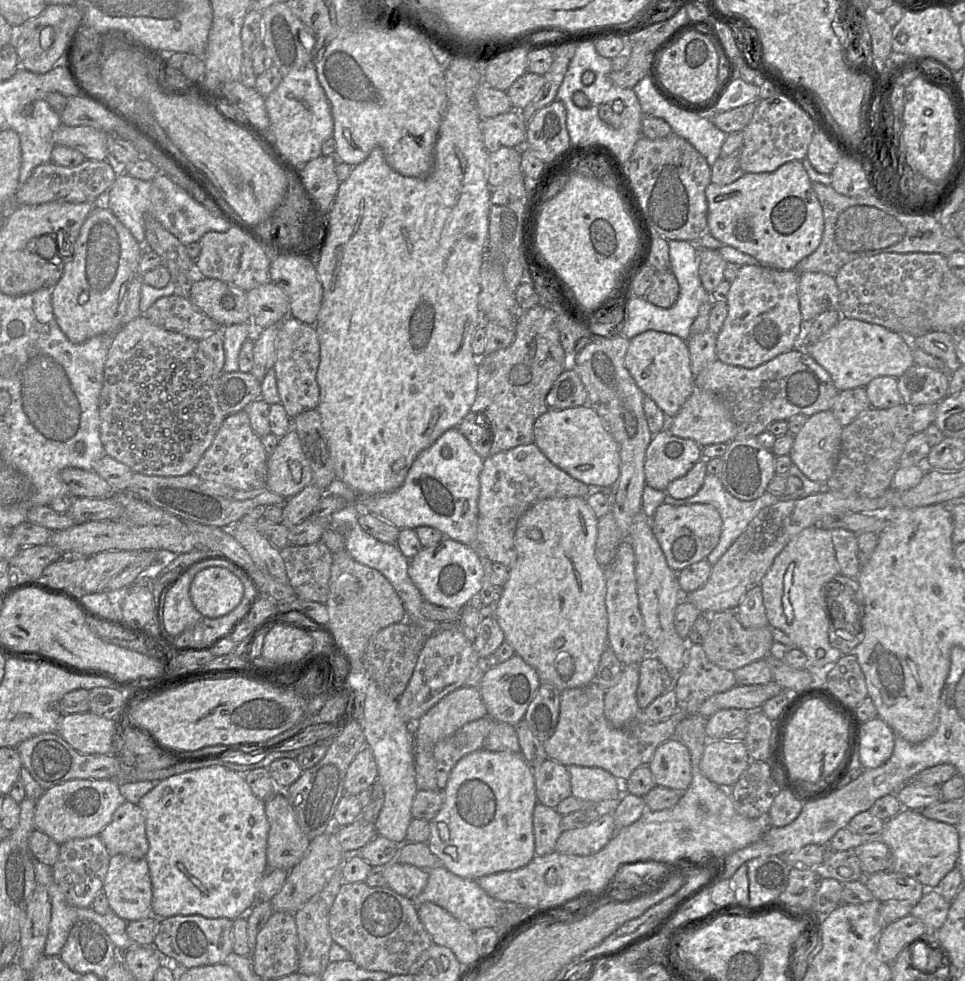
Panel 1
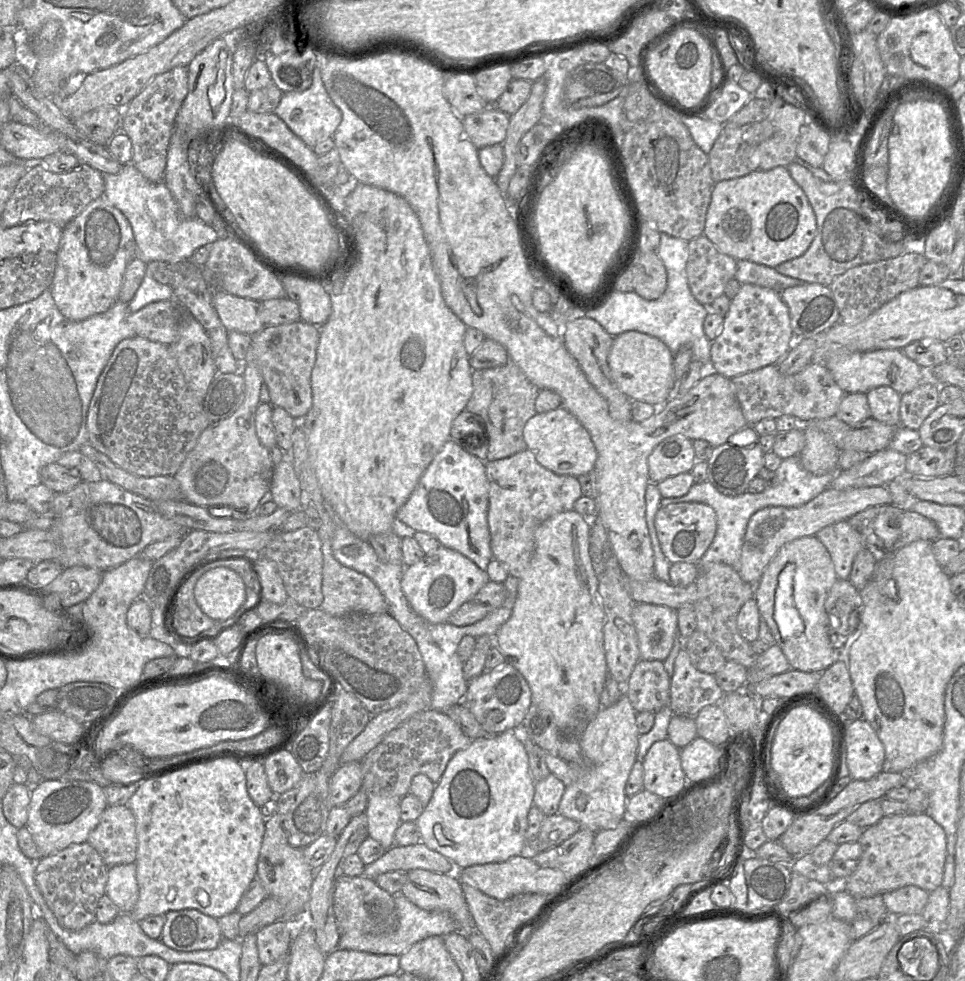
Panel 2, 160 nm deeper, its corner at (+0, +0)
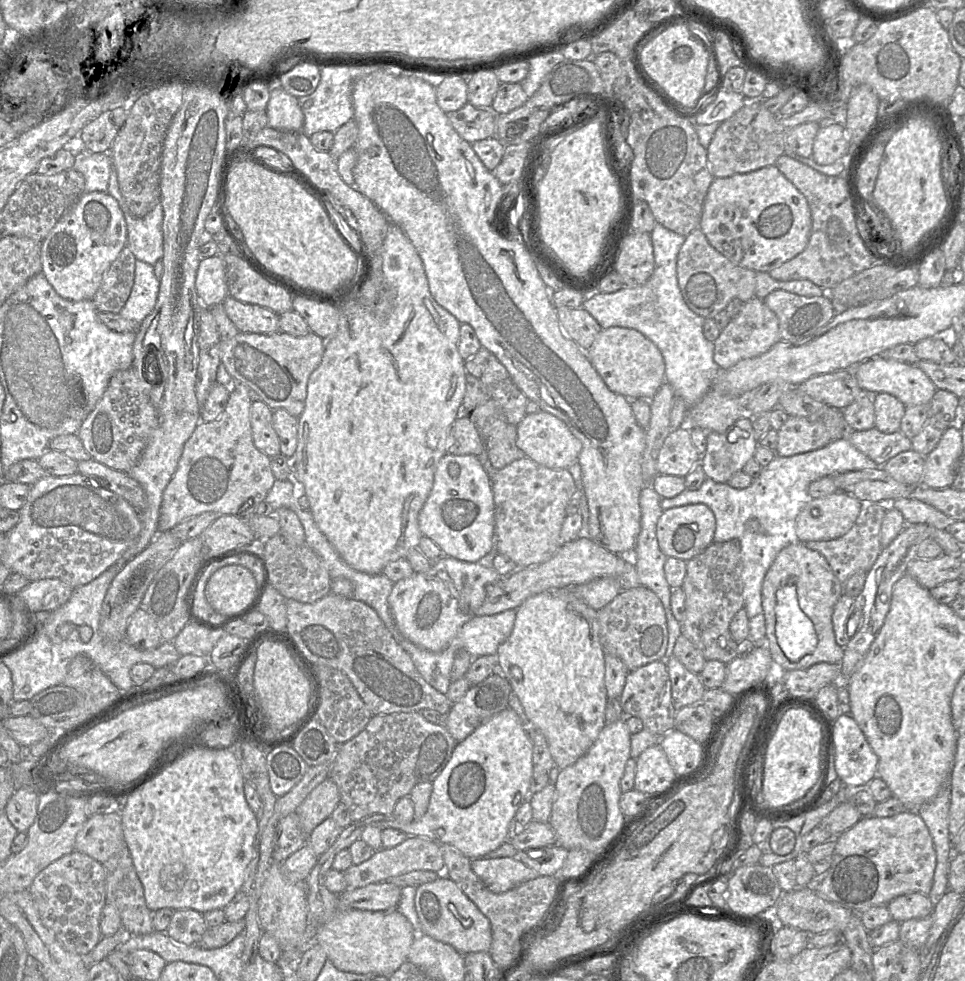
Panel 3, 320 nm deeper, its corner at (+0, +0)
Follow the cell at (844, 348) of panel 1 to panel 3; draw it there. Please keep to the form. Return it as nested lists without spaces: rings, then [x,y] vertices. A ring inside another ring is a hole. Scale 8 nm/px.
[[[881,356],[861,362],[853,368],[853,373],[863,392],[891,394],[906,407],[930,403],[937,391],[931,379],[917,366]]]

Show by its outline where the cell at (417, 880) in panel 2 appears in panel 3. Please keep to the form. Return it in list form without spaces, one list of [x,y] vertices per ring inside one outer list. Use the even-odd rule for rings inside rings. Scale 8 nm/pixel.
[[[446,875],[416,888],[415,908],[421,923],[421,933],[446,943],[462,955],[489,952],[492,930],[489,919]]]

